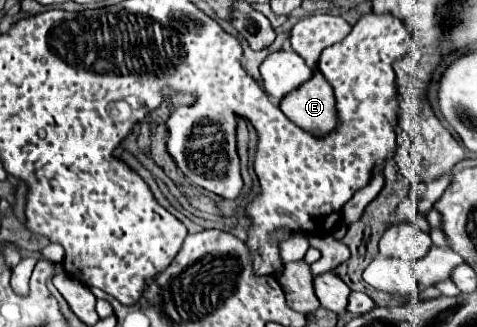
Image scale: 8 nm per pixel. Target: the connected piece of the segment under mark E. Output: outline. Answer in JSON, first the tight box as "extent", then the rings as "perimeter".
{"extent":[279,72,337,138],"perimeter":[[[317,72],[299,90],[293,90],[289,96],[285,96],[279,108],[293,124],[319,138],[331,134],[337,126],[333,88],[321,76],[321,72]]]}

